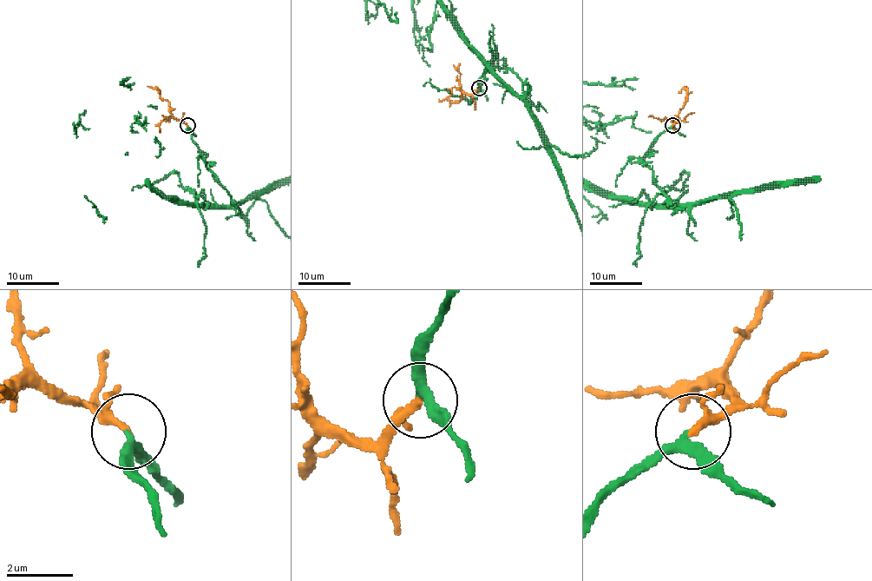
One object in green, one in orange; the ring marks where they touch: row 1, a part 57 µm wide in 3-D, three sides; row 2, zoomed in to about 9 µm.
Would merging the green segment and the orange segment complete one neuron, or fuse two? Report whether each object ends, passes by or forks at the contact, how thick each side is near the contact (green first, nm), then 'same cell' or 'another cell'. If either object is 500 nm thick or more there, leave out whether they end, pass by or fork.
green passes by; orange passes by; 280 nm thick on the green side, 180 nm on the other; same cell

